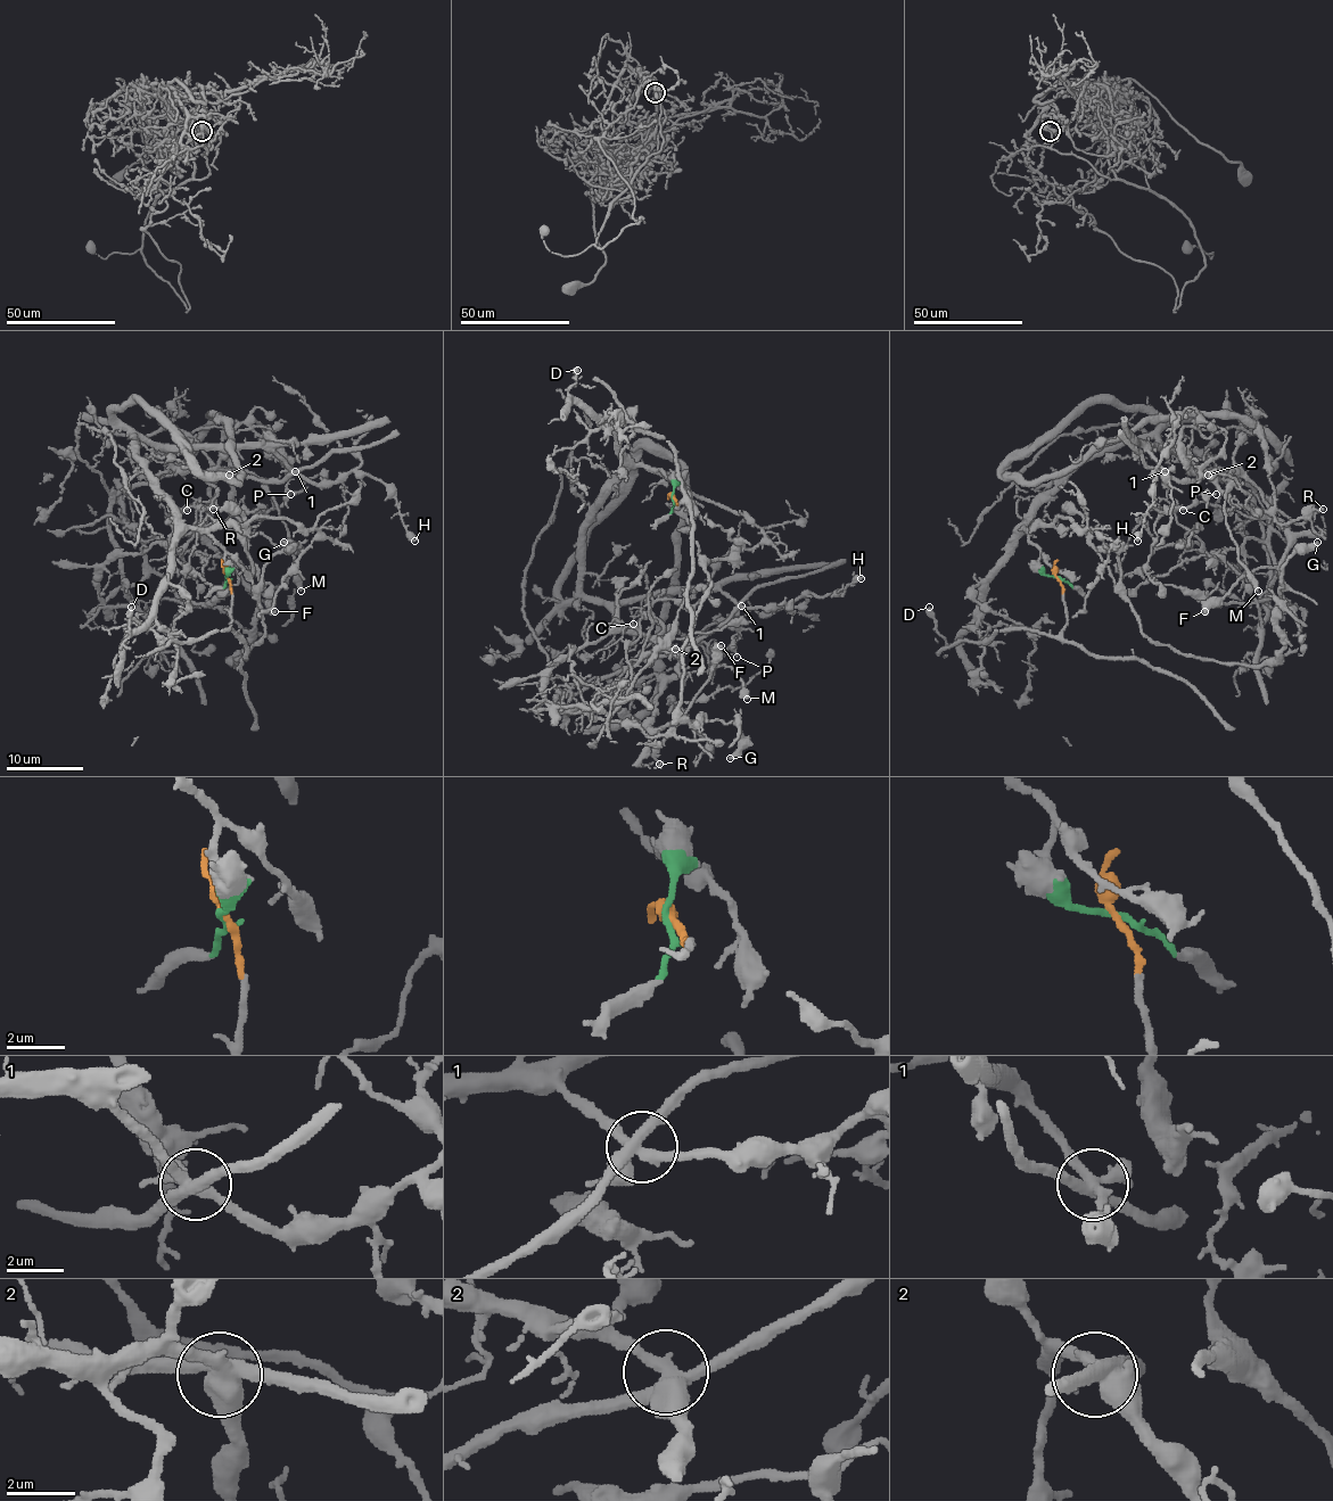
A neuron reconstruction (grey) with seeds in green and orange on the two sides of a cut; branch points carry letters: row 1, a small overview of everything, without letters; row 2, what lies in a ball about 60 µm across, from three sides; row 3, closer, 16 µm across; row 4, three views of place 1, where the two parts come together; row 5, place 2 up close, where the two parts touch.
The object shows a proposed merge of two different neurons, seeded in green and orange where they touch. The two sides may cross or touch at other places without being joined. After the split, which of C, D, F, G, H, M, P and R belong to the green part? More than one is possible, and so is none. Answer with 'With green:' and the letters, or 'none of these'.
With green: C, D, F, G, H, M, P, R

